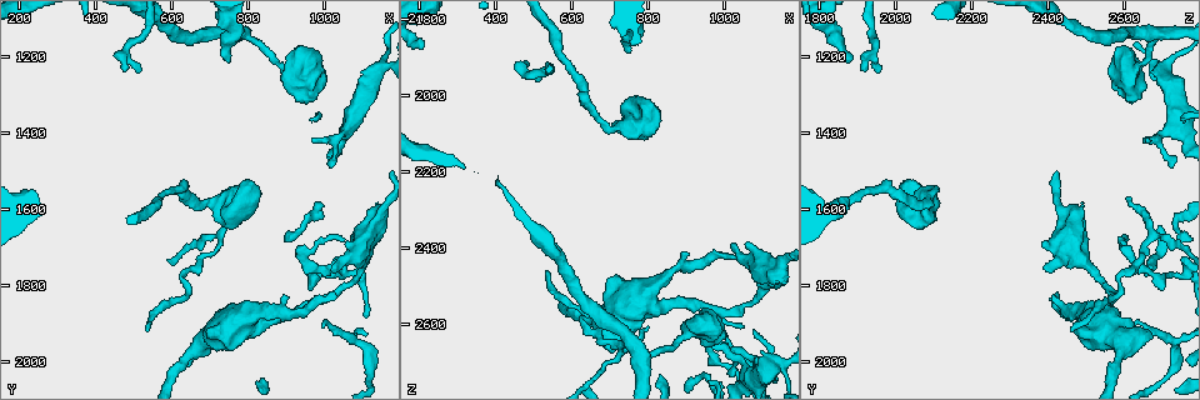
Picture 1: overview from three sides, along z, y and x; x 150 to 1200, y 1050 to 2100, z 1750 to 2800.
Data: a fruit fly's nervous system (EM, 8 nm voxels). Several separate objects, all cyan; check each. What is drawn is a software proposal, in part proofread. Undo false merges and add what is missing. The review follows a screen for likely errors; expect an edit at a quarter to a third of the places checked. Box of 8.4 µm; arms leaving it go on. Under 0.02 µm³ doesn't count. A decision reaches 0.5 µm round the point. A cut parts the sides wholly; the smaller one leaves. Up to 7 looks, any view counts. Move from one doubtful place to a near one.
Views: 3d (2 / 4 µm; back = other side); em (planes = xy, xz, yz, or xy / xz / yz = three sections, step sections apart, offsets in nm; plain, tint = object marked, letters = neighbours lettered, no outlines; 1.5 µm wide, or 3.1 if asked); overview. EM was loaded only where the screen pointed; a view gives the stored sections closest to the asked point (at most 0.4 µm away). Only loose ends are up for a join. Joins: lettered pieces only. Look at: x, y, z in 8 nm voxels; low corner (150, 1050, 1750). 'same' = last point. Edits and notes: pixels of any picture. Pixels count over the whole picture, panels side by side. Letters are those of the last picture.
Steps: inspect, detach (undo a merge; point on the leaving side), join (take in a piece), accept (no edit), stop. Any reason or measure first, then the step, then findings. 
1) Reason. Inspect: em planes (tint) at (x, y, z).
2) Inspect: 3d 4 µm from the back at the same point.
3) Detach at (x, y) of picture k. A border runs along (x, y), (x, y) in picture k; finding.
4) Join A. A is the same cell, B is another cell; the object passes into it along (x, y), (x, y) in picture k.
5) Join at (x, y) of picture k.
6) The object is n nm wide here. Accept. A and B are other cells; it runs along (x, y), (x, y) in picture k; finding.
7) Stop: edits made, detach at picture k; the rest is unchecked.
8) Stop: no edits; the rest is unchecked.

Thick end. Inspect: 3d 4 µm at (705, 1925, 2670).

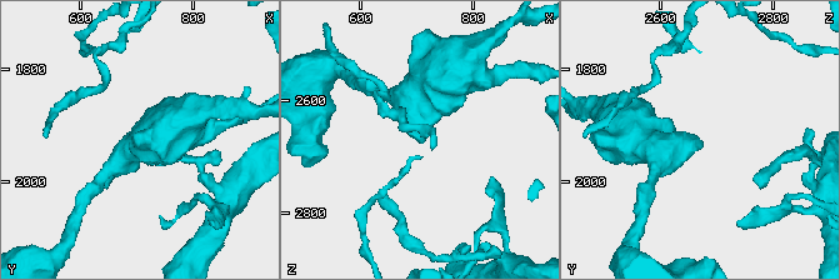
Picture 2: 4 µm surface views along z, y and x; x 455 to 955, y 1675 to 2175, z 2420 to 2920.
Need the tissue. Inspect: em xy step 8 (letters) at (715, 1920, 2675).

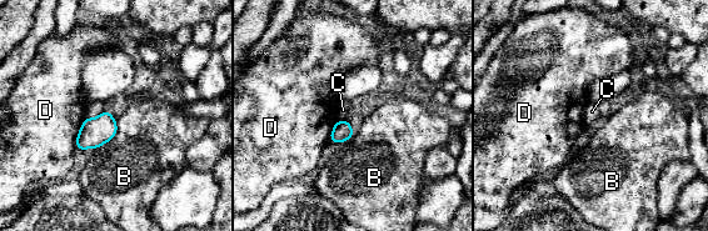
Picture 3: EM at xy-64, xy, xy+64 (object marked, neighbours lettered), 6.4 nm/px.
Accept. B, C and D are other cells; a border runs along (338, 119), (347, 121) in picture 3; none of them fits.

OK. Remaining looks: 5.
Branch stops here. Inspect: 3d 2 µm at (750, 1215, 1885).

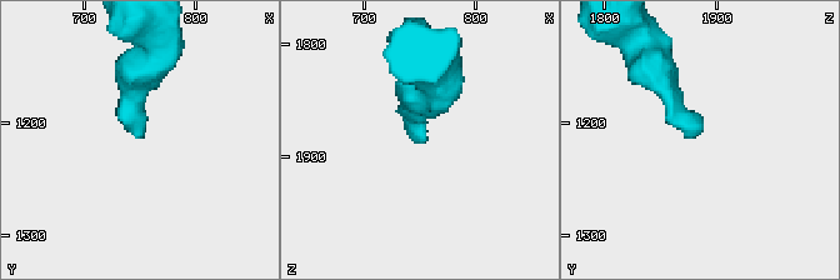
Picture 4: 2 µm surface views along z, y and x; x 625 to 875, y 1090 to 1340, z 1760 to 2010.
Need the tissue. Inspect: em xy step 4 (letters) at (752, 1208, 1884).

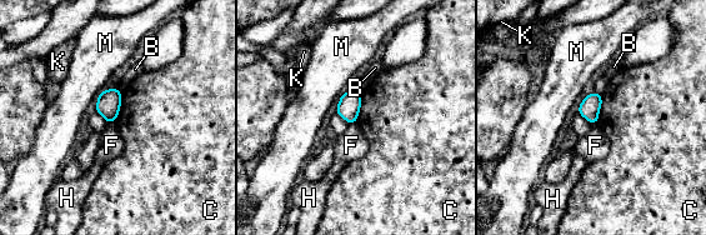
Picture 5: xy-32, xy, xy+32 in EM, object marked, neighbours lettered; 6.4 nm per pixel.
Cut it another way. Inspect: em planes (letters) at the same point.

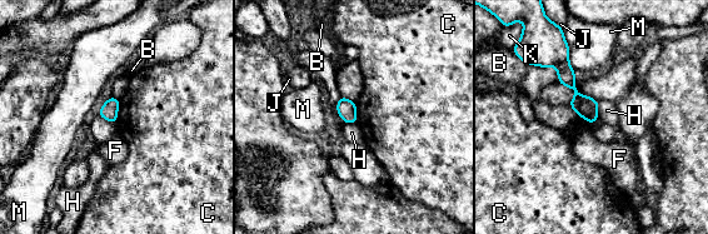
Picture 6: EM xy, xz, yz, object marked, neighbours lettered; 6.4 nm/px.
Accept. B, C, F, H, J, K and M are other cells; it runs along (556, 55), (578, 100), (593, 118) in picture 6; none of them fits.

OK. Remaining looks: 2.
Free end. Inspect: em planes (letters) at (1060, 1680, 2600).

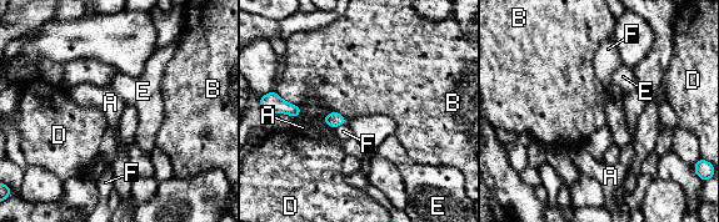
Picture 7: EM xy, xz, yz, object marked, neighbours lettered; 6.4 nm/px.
The object is 90 nm wide here. Accept. A, B, D, E and F are other cells; a border runs along (274, 91), (296, 106) in picture 7; none of them fits.

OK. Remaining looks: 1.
Stop: no edits; the rest is unchecked.

